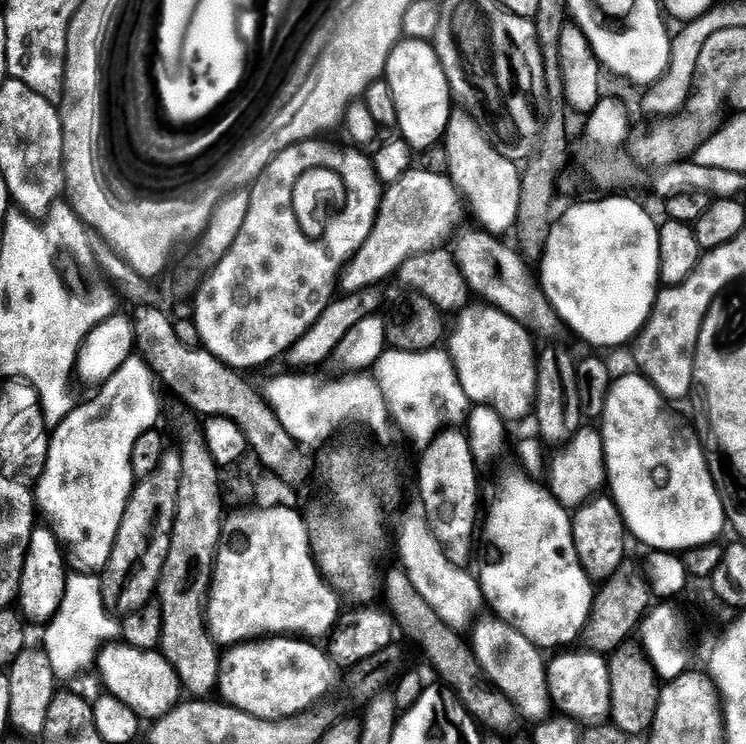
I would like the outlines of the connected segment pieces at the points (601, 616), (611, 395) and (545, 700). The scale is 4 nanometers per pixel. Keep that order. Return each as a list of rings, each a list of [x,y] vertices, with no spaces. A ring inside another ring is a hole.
[[[625,558],[622,566],[618,566],[618,570],[614,570],[614,574],[599,585],[592,604],[592,617],[584,628],[583,643],[588,643],[585,645],[591,651],[601,654],[611,654],[625,647],[631,641],[628,640],[631,636],[633,639],[653,604],[652,587],[648,584],[645,569],[641,565],[639,568],[632,558]]]
[[[635,374],[636,376],[624,376],[613,379],[612,389],[608,391],[606,398],[606,406],[604,407],[604,414],[602,423],[599,425],[598,431],[604,438],[604,467],[606,469],[606,484],[610,489],[610,495],[615,500],[618,510],[624,519],[625,529],[629,533],[632,532],[645,544],[645,549],[655,550],[658,552],[675,552],[683,554],[690,548],[697,548],[703,544],[710,544],[721,539],[724,528],[726,532],[726,513],[724,511],[725,497],[720,496],[720,492],[716,489],[716,480],[712,477],[712,472],[708,469],[708,456],[704,453],[702,445],[696,441],[696,436],[692,432],[684,432],[684,428],[675,420],[674,417],[668,413],[669,405],[666,403],[660,391],[648,381],[647,376],[643,374]]]
[[[481,615],[470,628],[470,647],[485,677],[493,689],[503,692],[512,700],[523,719],[525,716],[531,722],[536,722],[547,717],[554,705],[552,697],[548,695],[548,670],[545,657],[540,657],[543,656],[541,649],[529,642],[514,625],[495,615],[487,615]]]

